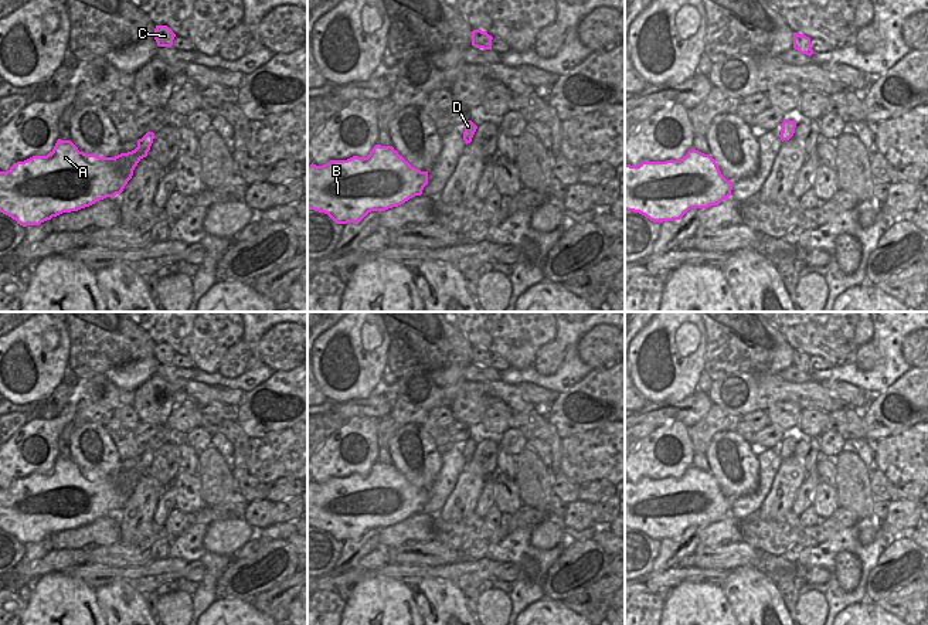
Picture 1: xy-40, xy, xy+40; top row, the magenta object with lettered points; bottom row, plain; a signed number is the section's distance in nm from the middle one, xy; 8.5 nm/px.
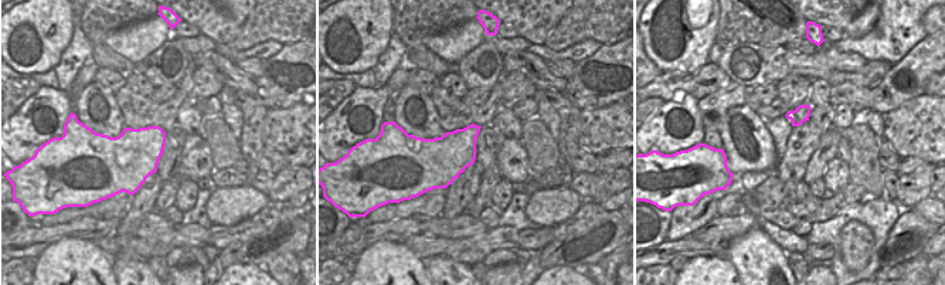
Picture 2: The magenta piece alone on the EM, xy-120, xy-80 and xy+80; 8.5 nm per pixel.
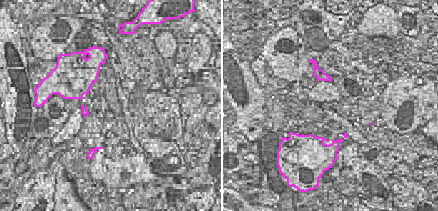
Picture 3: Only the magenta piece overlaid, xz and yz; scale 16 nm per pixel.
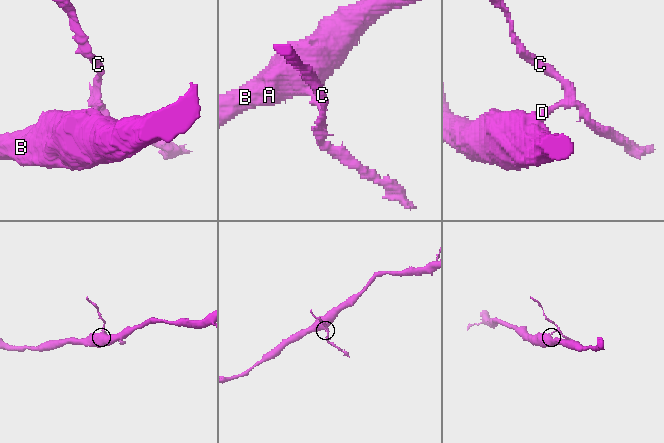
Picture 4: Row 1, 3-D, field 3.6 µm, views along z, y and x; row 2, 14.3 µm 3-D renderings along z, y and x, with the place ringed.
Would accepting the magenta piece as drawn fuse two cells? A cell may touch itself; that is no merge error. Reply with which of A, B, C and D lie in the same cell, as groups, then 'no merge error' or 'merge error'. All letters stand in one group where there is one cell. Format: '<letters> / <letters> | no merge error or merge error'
A B / C D | merge error

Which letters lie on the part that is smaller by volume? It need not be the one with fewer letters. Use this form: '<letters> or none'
C, D

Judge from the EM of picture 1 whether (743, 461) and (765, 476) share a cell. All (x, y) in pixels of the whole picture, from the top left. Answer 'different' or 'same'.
different

